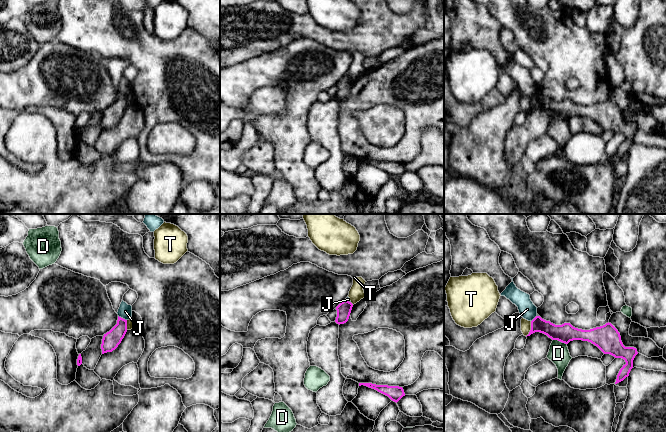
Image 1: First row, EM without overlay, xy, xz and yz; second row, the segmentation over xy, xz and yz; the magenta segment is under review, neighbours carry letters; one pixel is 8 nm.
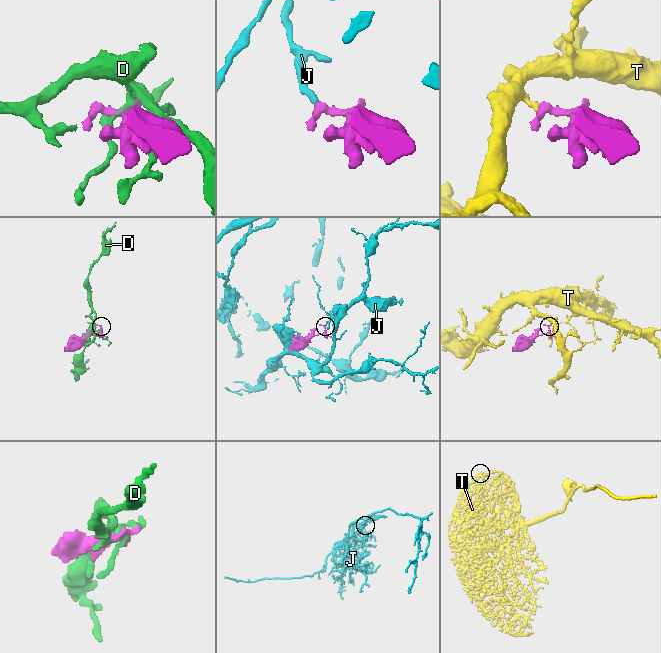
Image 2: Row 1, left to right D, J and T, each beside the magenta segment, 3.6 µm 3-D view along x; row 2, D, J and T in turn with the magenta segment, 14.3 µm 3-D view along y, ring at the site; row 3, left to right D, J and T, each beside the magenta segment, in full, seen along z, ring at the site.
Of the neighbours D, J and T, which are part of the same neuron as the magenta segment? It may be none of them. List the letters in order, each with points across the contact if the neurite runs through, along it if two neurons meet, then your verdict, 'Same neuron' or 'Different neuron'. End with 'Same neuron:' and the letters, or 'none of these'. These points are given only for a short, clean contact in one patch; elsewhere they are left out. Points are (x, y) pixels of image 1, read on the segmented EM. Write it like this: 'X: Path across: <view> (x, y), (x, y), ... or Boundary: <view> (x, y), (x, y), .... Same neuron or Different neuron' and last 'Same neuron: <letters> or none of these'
D: Different neuron
J: Boundary: xy (118, 315), (126, 320). Different neuron
T: Boundary: yz (531, 321), (531, 329), (526, 336). Different neuron
Same neuron: none of these

